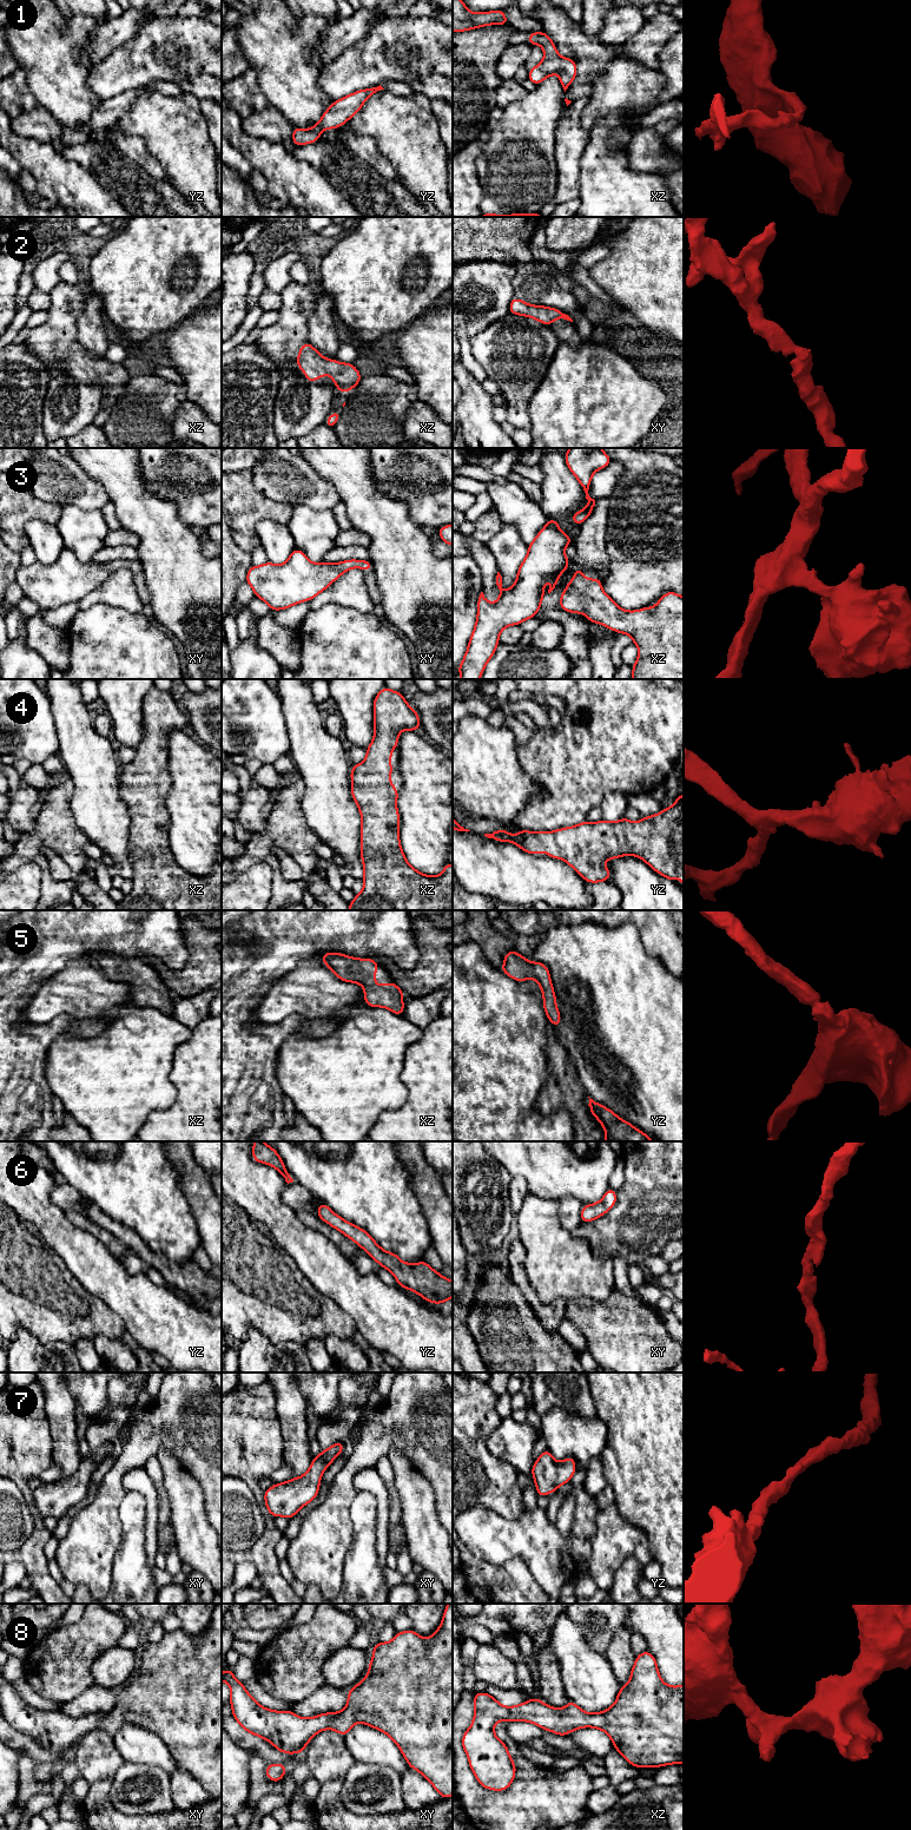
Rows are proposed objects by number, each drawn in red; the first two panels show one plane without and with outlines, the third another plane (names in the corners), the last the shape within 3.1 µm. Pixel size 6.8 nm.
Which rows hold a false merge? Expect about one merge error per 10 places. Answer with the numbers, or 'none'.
none

